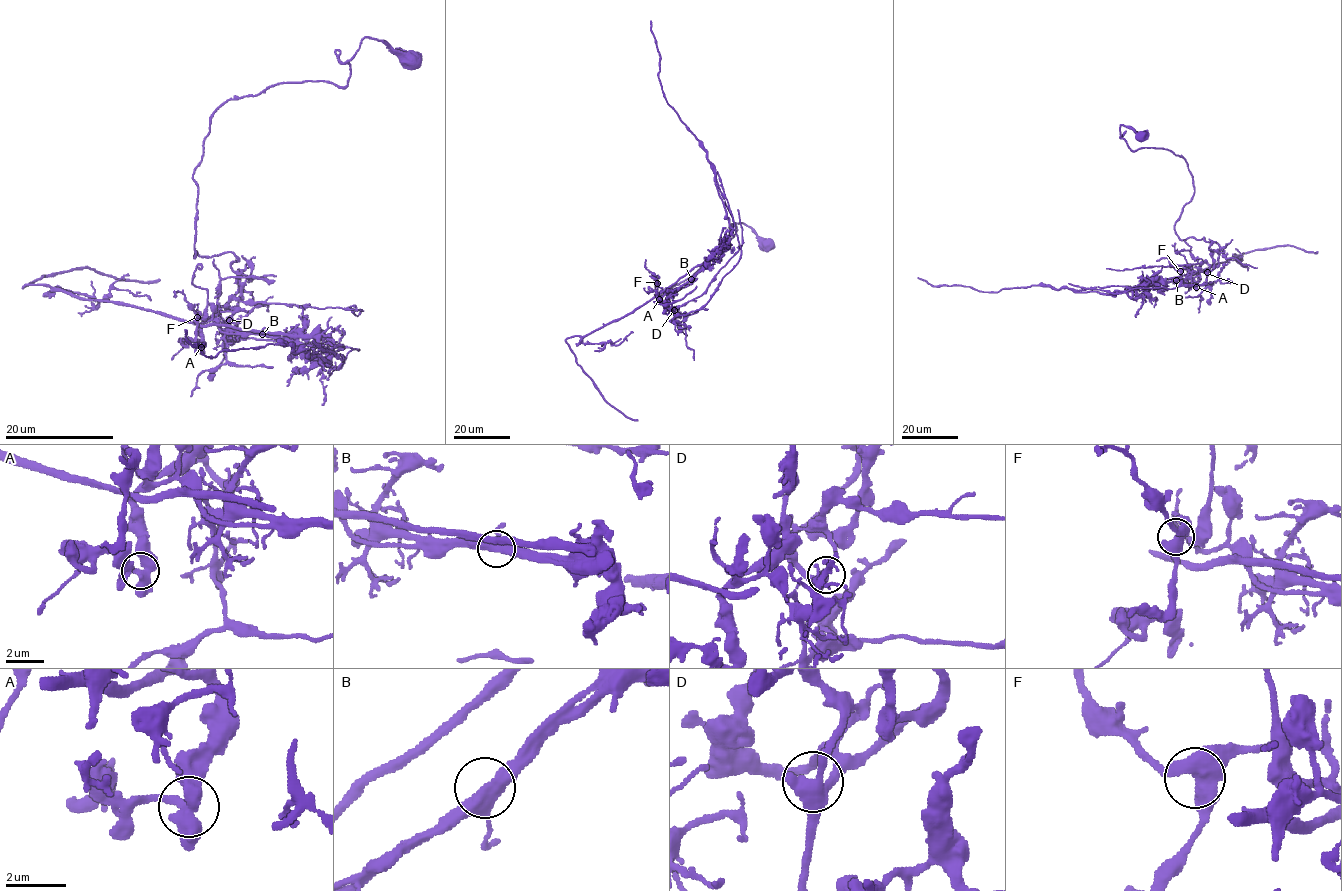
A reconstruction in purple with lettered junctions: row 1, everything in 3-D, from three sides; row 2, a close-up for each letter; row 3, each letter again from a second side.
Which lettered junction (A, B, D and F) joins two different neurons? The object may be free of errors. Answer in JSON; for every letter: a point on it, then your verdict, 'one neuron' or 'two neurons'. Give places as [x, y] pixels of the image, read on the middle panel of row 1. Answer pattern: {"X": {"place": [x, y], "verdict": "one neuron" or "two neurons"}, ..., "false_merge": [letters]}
{"A": {"place": [659, 299], "verdict": "one neuron"}, "B": {"place": [691, 279], "verdict": "two neurons"}, "D": {"place": [674, 310], "verdict": "one neuron"}, "F": {"place": [657, 283], "verdict": "one neuron"}, "false_merge": ["B"]}

